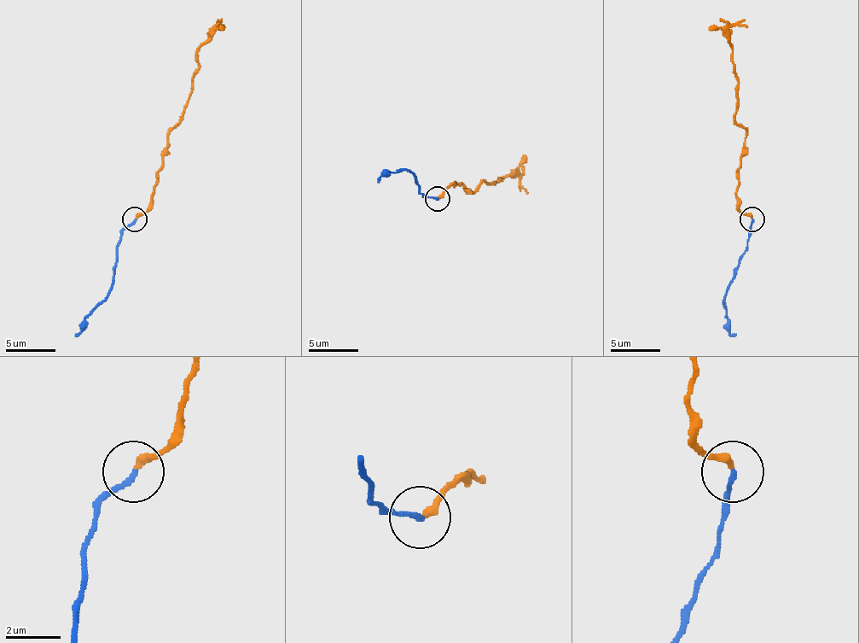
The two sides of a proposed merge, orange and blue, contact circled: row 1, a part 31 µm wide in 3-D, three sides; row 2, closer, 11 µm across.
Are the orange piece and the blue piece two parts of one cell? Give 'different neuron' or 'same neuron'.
same neuron

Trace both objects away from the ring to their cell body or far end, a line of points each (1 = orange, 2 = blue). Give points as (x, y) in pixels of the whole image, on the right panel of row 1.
1: (751, 218), (737, 202), (746, 133), (734, 118), (737, 89), (729, 29), (739, 24), (746, 26)
2: (751, 220), (737, 275), (724, 300), (727, 330), (737, 334)

